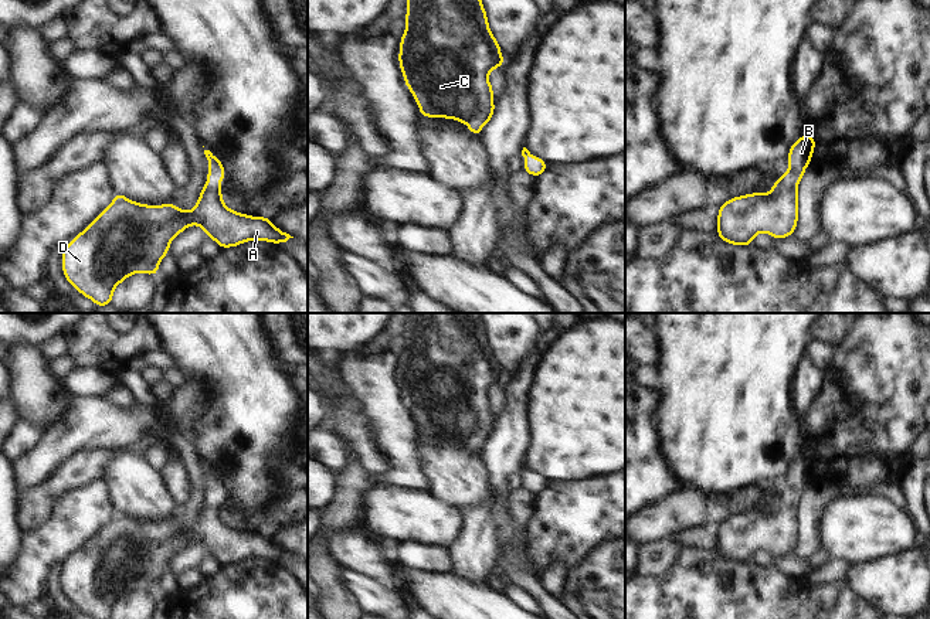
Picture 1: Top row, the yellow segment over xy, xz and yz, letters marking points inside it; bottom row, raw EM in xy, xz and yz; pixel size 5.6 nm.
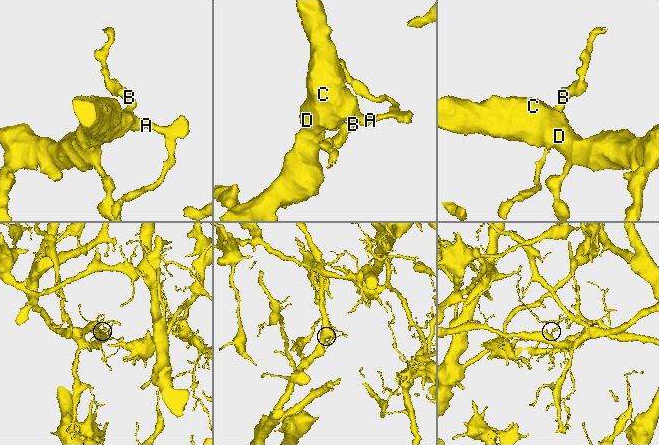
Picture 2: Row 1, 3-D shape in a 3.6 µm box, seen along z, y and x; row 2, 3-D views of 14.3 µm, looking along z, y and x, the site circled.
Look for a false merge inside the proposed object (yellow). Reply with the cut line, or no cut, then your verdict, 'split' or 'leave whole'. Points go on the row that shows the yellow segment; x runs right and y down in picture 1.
no cut; leave whole

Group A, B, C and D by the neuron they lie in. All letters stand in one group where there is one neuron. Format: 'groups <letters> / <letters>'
groups A B C D

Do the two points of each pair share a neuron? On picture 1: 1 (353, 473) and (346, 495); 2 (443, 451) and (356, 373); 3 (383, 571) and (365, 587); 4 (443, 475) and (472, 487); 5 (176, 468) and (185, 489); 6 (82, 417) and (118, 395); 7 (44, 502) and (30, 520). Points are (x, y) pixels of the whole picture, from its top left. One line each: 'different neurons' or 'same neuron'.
1: same neuron
2: different neurons
3: different neurons
4: same neuron
5: same neuron
6: different neurons
7: same neuron

